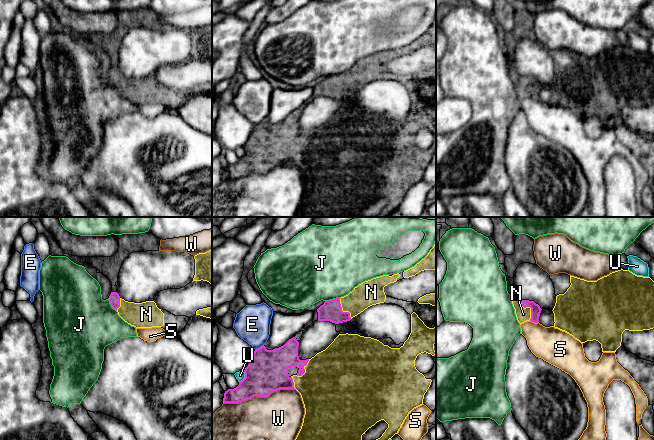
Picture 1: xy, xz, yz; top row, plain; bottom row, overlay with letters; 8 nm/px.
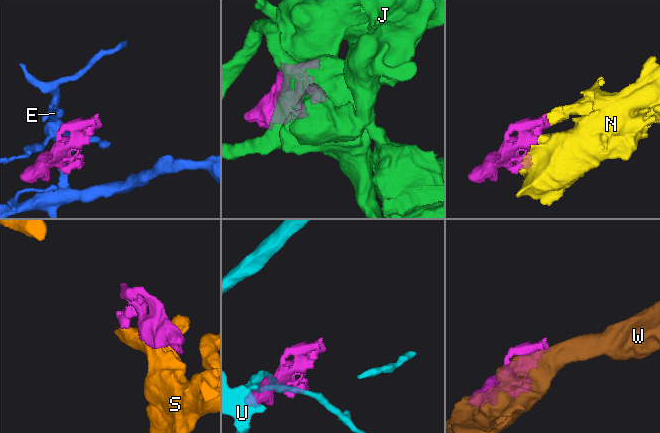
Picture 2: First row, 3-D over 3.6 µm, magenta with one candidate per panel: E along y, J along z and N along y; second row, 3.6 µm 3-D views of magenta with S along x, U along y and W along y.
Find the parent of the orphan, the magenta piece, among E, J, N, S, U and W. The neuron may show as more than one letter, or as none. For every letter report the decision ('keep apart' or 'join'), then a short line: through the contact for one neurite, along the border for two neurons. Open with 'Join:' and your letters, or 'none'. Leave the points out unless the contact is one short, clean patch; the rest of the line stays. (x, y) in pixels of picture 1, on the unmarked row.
Join: N
E: keep apart
J: keep apart
N: join
S: keep apart
U: keep apart
W: keep apart

